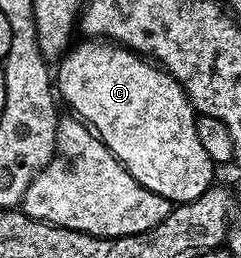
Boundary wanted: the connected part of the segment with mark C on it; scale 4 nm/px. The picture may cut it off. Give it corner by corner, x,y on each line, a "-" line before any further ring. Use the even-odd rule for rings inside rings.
95,37
89,43
77,42
59,60
54,71
54,87
59,98
68,102
73,116
85,120
89,127
99,135
130,175
150,193
166,197
172,204
189,203
213,186
212,170
214,164
206,157
202,141
198,141
196,116
198,114
182,85
163,67
136,54
128,47
111,41
101,41

